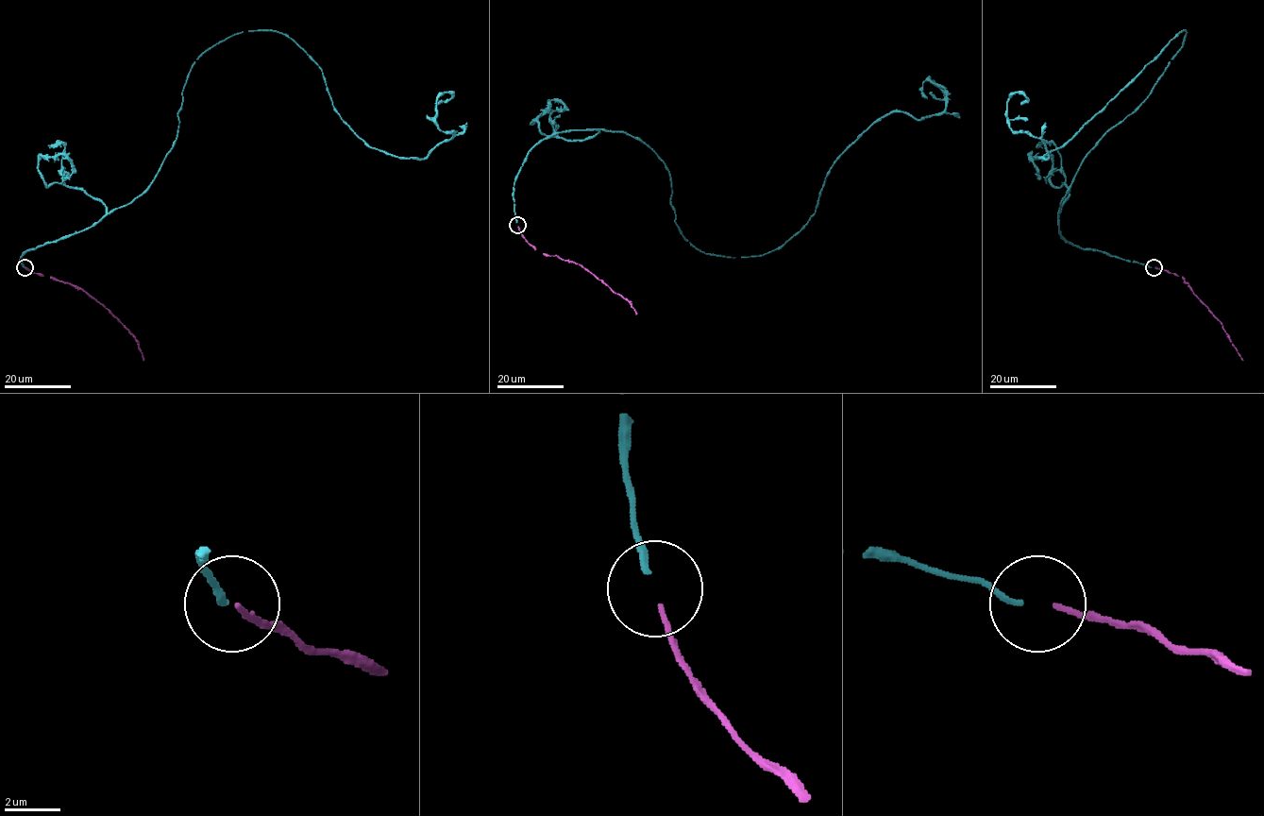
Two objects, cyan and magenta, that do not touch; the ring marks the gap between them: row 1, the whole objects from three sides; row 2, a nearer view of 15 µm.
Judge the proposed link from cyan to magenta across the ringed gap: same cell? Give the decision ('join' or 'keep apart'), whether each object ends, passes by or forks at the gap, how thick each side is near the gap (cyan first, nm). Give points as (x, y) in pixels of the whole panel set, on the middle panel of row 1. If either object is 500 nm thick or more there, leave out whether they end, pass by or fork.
join; cyan ends; magenta ends; calibres 240 and 180 nm

